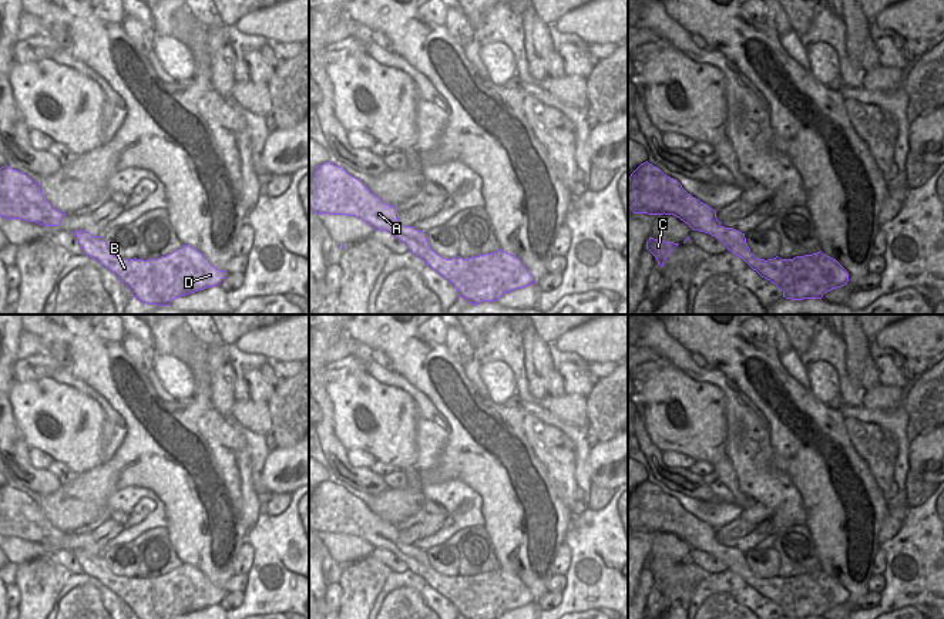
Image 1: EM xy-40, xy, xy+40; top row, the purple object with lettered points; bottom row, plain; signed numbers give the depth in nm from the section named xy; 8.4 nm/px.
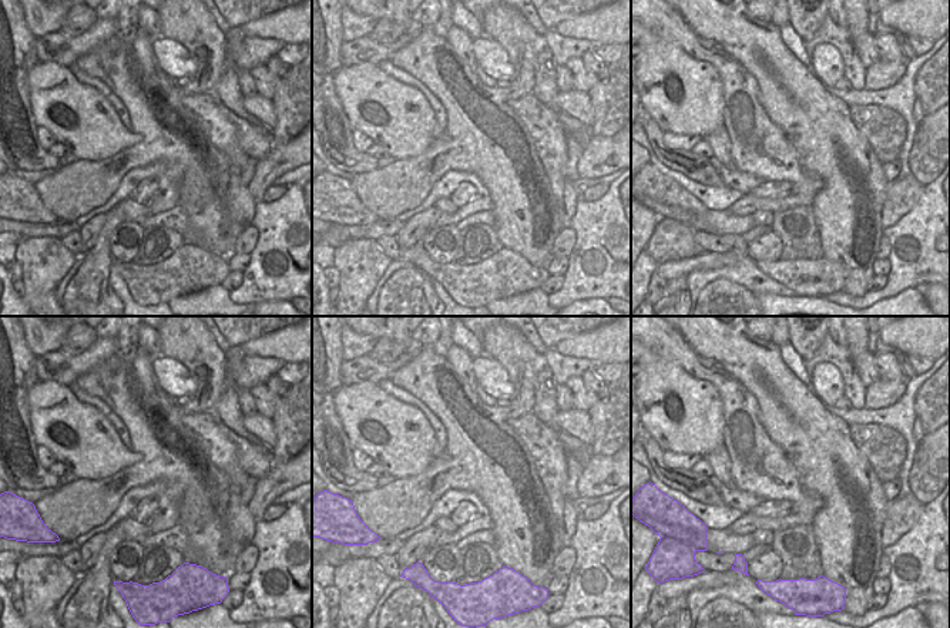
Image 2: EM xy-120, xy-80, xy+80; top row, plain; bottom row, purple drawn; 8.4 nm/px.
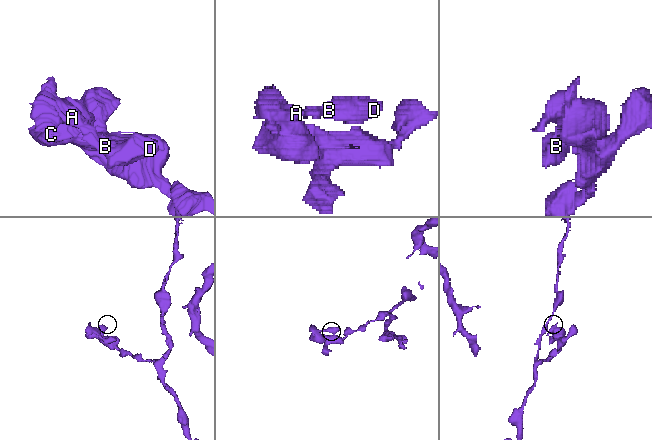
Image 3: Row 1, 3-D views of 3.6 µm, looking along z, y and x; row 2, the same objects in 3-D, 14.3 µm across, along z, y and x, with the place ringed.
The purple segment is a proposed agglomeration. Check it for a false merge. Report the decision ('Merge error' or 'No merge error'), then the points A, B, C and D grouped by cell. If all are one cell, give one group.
No merge error. Groups: A B C D.

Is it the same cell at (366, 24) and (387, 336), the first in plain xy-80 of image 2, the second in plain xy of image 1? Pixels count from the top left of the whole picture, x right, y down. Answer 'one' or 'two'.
two

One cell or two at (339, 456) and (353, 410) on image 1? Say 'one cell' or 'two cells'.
two cells

